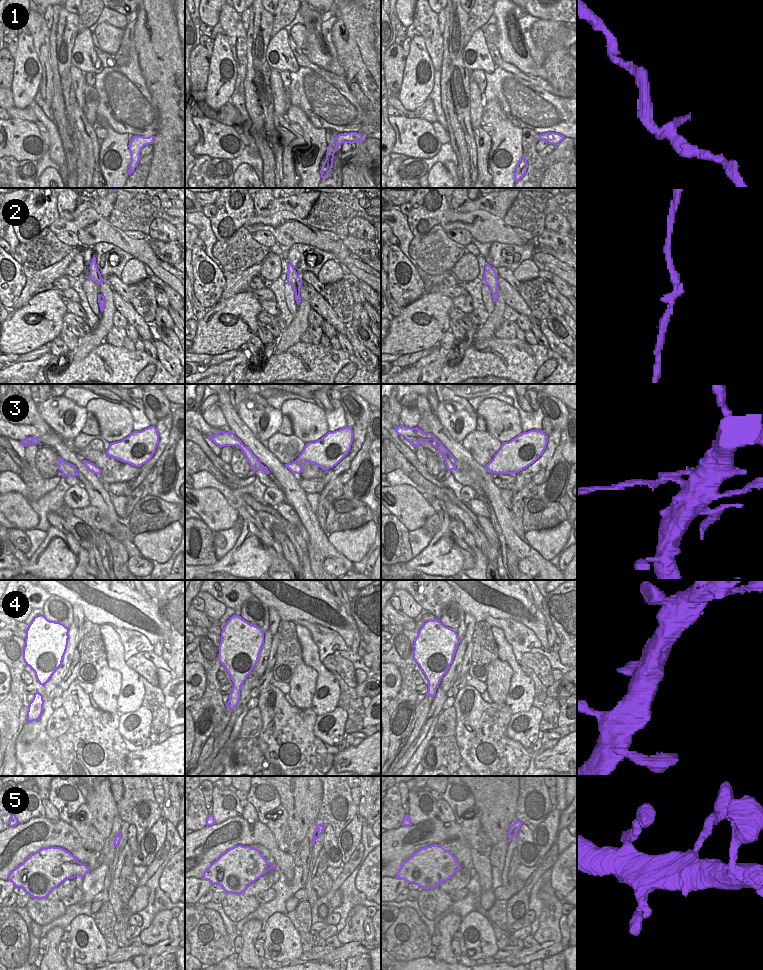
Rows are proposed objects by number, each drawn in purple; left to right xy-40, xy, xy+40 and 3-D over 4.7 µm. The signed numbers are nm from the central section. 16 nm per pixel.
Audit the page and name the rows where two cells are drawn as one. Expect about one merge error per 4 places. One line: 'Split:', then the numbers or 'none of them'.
Split: 3

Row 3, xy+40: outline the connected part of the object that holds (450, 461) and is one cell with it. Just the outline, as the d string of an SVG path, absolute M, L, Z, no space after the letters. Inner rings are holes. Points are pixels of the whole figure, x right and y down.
M439 442L437 444L437 448L436 448L442 455L442 457L444 458L445 460L445 464L447 466L447 470L455 470L457 471L456 469L456 459L454 458L454 456L448 451L447 448L444 447L444 445Z

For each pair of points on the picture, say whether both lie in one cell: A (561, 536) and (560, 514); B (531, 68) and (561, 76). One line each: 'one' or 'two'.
A: two
B: two

